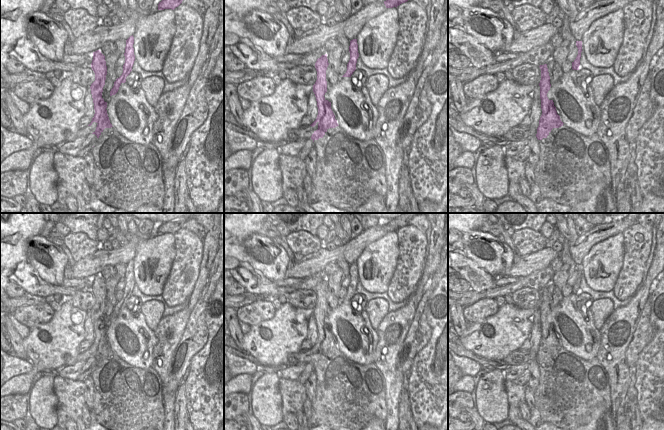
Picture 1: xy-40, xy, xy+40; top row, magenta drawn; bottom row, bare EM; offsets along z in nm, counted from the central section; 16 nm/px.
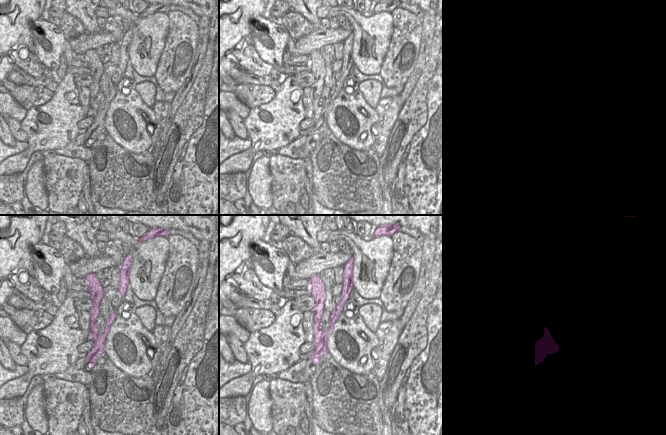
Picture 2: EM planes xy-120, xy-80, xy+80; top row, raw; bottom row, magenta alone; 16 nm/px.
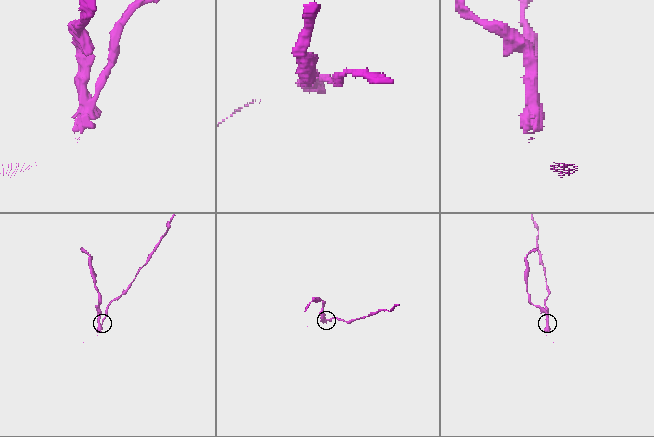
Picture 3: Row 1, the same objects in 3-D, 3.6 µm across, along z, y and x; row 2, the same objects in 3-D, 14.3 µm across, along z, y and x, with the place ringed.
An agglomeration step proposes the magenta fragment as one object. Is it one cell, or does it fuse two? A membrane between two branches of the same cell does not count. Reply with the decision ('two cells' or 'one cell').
two cells

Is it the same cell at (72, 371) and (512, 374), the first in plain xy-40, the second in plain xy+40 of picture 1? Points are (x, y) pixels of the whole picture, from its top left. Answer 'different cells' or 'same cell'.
same cell

